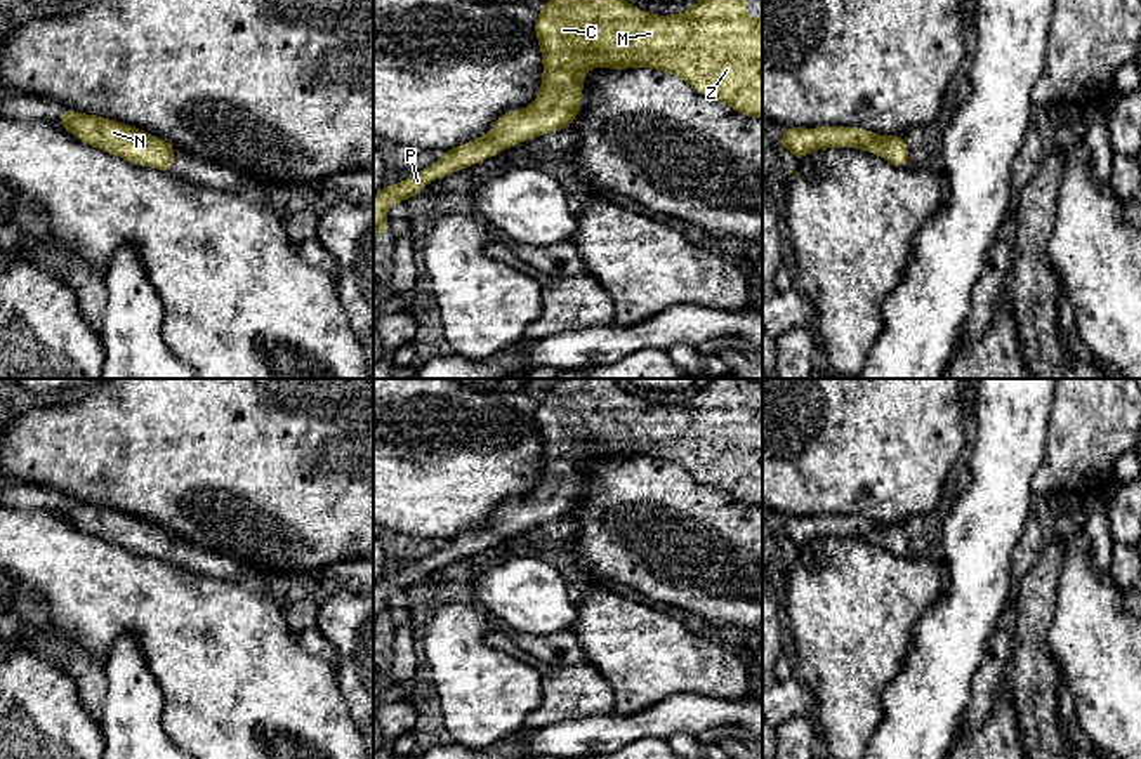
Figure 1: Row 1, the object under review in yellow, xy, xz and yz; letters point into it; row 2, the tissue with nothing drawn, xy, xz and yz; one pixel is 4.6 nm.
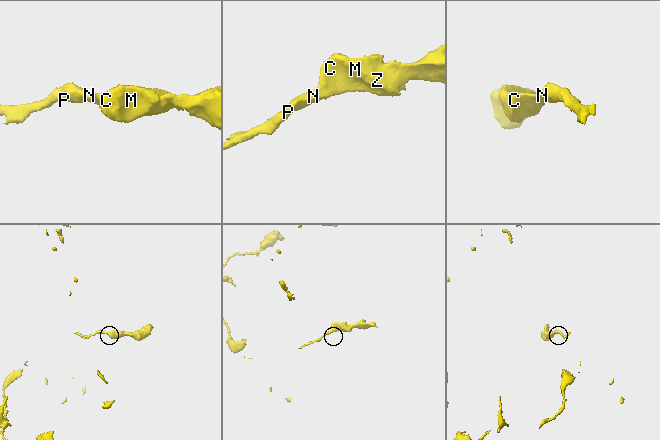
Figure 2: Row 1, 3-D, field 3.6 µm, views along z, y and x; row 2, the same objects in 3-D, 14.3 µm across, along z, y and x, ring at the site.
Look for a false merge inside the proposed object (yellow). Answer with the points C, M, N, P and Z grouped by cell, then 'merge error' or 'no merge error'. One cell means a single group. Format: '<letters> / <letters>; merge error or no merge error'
C M N P Z; no merge error

